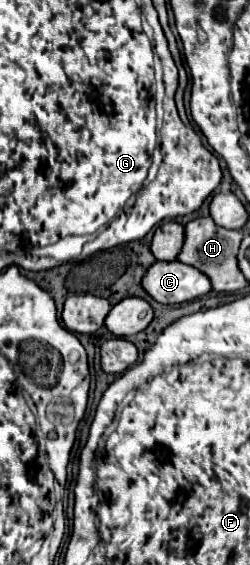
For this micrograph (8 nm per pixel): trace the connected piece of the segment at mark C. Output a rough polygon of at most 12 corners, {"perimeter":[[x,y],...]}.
{"perimeter":[[155,262],[141,280],[159,304],[191,302],[211,292],[197,268]]}

